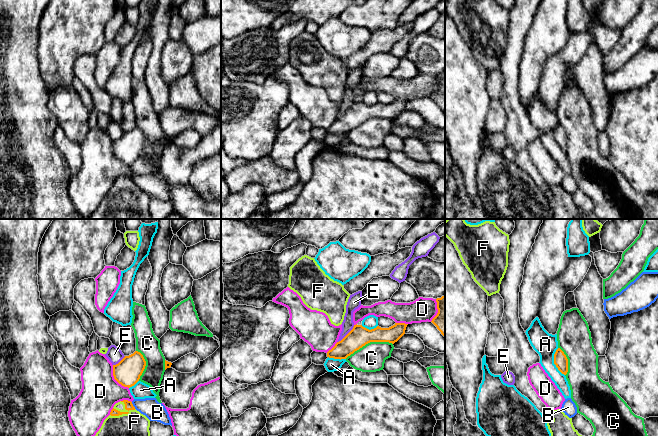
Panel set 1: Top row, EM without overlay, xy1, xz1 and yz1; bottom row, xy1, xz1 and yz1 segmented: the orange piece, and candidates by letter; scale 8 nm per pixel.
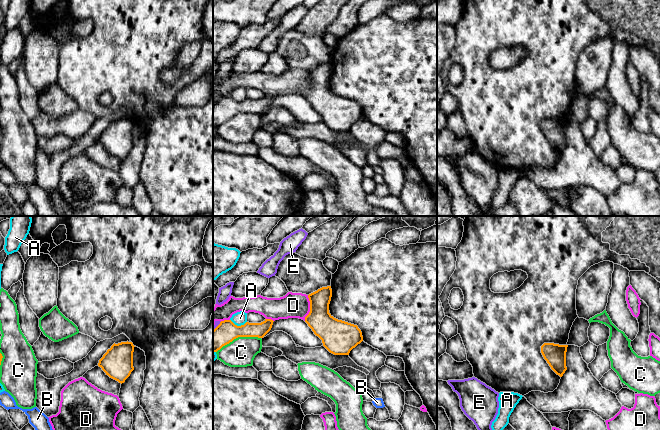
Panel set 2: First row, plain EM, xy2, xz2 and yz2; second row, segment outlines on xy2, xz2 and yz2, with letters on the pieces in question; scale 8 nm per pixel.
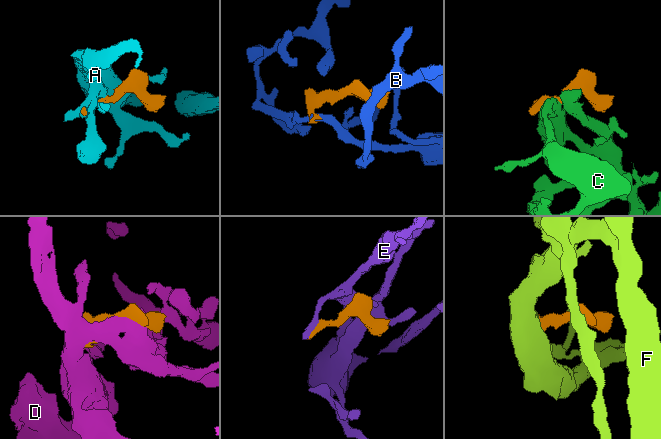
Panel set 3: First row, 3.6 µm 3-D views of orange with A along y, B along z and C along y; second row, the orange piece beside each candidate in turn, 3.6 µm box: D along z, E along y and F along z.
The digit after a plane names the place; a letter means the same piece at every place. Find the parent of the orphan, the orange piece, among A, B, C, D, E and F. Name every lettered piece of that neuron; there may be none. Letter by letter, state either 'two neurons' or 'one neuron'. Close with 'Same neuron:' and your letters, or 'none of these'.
A: two neurons
B: two neurons
C: two neurons
D: two neurons
E: two neurons
F: one neuron
Same neuron: F

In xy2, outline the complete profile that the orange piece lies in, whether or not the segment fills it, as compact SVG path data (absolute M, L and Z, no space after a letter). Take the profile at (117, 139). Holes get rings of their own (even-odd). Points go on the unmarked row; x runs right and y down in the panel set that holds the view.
M121 118L113 120L110 125L99 136L98 142L110 154L124 159L134 146L133 128L134 121L132 118Z

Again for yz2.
M544 119L541 122L541 129L551 145L560 153L563 152L566 143L566 128L568 121Z

